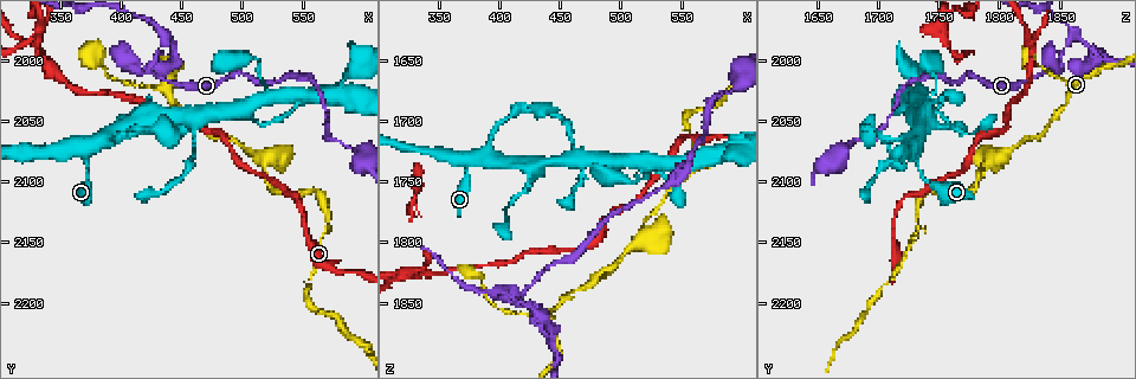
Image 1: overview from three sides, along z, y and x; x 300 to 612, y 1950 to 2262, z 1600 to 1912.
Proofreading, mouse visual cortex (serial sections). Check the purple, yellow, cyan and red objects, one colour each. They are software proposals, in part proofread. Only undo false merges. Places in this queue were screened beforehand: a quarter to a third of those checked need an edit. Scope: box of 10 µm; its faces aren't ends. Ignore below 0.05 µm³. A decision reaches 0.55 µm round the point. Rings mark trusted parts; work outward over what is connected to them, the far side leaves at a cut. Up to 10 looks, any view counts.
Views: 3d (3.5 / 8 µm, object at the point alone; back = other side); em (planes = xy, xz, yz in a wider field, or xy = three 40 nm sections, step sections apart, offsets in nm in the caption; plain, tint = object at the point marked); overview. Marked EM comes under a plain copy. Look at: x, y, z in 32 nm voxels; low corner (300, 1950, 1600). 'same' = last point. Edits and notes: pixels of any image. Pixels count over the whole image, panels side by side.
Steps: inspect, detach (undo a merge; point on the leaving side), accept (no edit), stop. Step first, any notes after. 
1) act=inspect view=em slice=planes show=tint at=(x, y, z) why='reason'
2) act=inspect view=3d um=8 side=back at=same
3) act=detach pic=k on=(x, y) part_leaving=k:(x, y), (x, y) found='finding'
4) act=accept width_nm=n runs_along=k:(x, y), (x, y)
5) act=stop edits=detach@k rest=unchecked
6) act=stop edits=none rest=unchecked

act=inspect view=3d um=8 at=(522, 2080, 1796) why='abrupt turn'

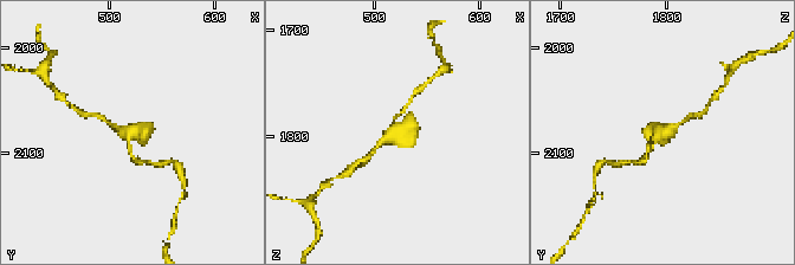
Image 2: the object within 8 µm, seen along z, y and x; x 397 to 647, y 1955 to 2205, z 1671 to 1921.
act=inspect view=em slice=xy step=1 show=tint at=same why='now the EM'

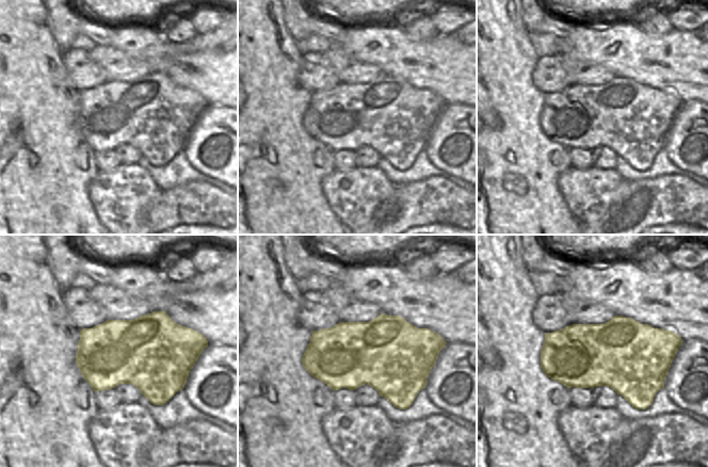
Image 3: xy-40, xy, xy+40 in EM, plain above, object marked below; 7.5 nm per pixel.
act=accept runs_along=2:(683, 122), (663, 131), (642, 159) found='all the same cell'

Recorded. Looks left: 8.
act=inspect view=3d um=3.5 at=(562, 2108, 1740) why='sharp bend'

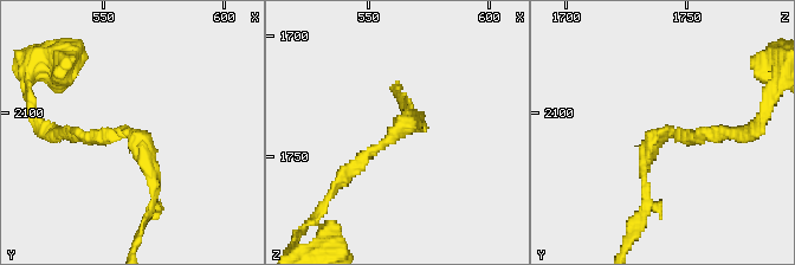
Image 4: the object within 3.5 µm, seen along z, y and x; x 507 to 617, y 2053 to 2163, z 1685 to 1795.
act=accept runs_along=4:(77, 136), (135, 133), (153, 205) found='all the same cell'

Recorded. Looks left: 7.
act=inspect view=3d um=8 at=(558, 2184, 1708) why='abrupt turn'

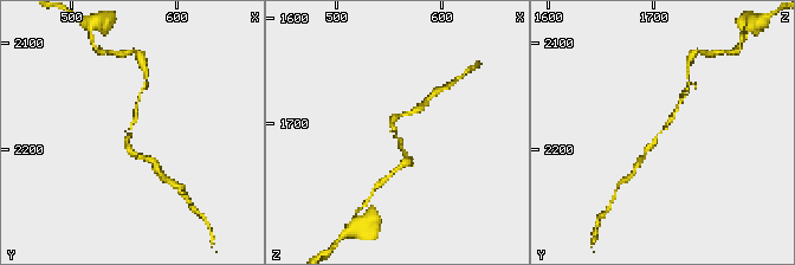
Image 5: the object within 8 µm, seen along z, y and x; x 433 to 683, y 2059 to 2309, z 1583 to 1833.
act=inspect view=em slice=xy step=3 show=tint at=same arm_widths_nm=150,200 why='now the EM'

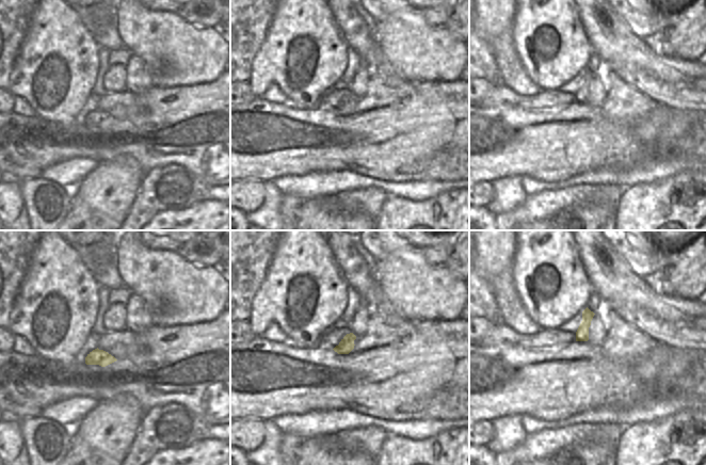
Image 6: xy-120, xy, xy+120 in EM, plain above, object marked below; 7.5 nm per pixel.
act=accept found='one cell here'

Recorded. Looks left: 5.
act=inspect view=3d um=3.5 at=(368, 2072, 1732) why='two arms in line, one across'

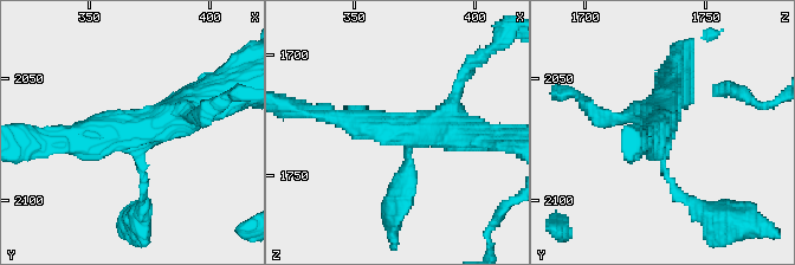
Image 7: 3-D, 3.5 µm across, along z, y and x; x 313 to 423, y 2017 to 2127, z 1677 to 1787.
act=inspect view=em slice=xy step=3 show=tint at=(370, 2073, 1733) why='need the tissue'

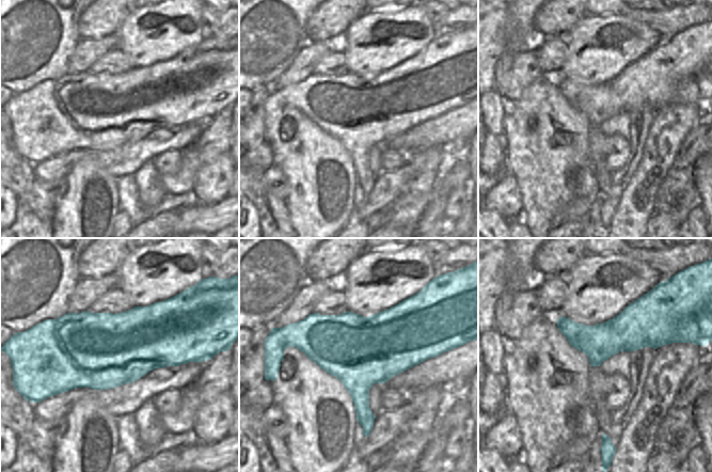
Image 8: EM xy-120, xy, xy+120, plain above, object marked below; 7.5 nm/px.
act=accept arm_widths_nm=100,300,500 runs_along=7:(143, 205), (136, 136), (205, 103) found='continuous, no second cell'

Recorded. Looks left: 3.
act=stop edits=none rest=unchecked

